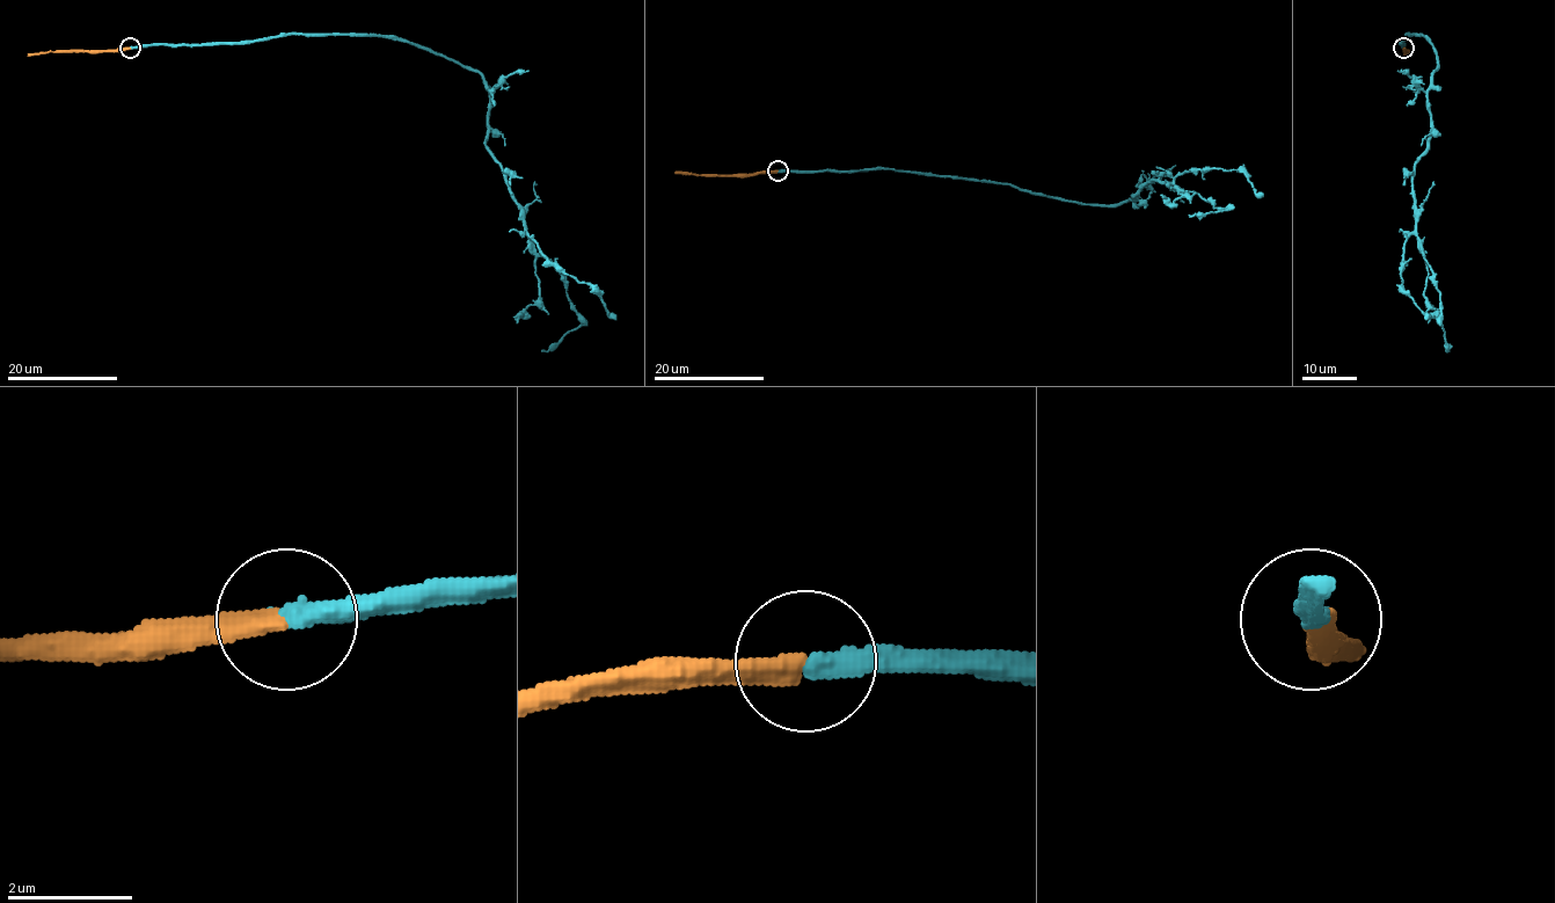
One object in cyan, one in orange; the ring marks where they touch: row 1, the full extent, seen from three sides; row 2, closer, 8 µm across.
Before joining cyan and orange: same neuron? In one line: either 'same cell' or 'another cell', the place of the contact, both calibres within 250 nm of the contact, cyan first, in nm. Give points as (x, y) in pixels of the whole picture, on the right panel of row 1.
same cell; at (1403, 48); 360 nm thick on the cyan side, 320 nm on the other

